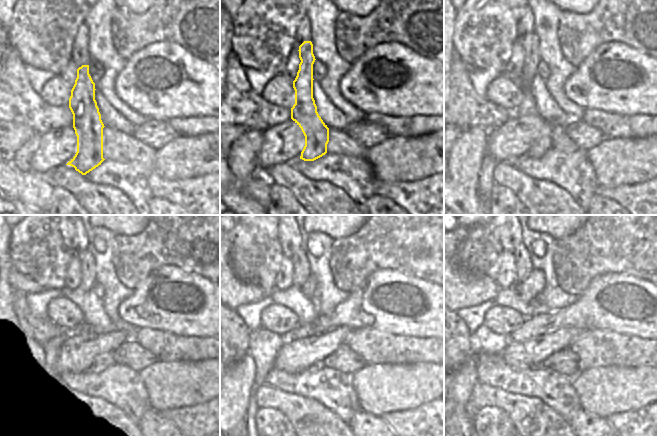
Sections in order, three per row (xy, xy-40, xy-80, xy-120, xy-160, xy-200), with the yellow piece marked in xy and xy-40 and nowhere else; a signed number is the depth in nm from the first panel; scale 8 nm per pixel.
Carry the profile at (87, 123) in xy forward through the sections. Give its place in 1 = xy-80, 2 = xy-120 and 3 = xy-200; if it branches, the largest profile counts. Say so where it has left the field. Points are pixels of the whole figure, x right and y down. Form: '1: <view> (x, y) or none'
1: xy-80 (530, 42)
2: xy-120 (87, 262)
3: xy-200 (523, 265)

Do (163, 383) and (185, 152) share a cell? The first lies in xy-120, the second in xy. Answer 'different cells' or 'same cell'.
same cell

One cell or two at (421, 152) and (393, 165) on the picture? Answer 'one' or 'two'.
one

